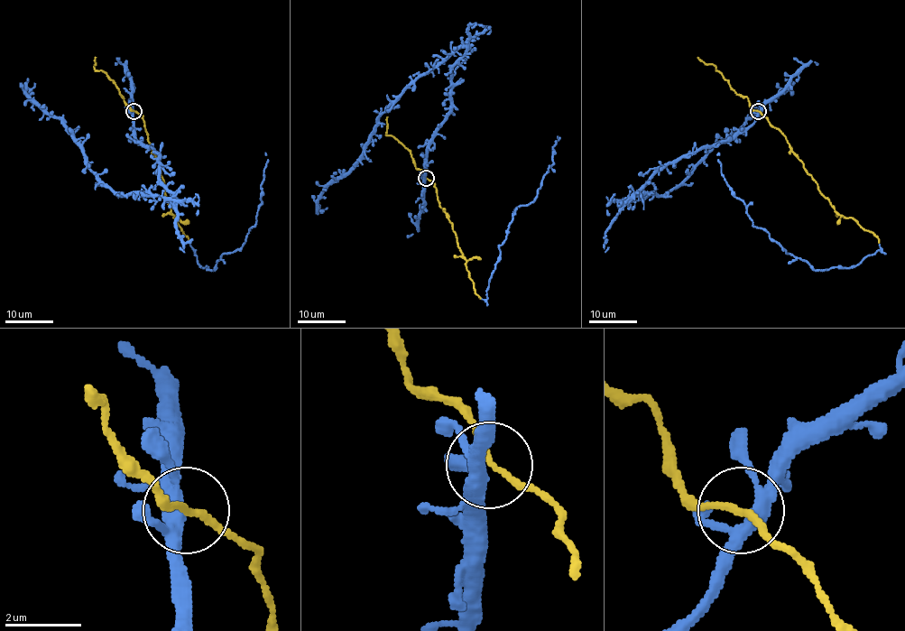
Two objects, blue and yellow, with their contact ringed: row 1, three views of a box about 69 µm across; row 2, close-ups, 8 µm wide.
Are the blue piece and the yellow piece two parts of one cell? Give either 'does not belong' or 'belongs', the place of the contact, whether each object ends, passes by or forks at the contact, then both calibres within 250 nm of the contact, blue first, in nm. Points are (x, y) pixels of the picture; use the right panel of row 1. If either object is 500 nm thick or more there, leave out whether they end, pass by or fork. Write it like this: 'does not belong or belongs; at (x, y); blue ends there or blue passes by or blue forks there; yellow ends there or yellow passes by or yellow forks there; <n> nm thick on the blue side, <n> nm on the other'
belongs; at (758, 111); blue forks there; yellow passes by; 340 nm thick on the blue side, 160 nm on the other

